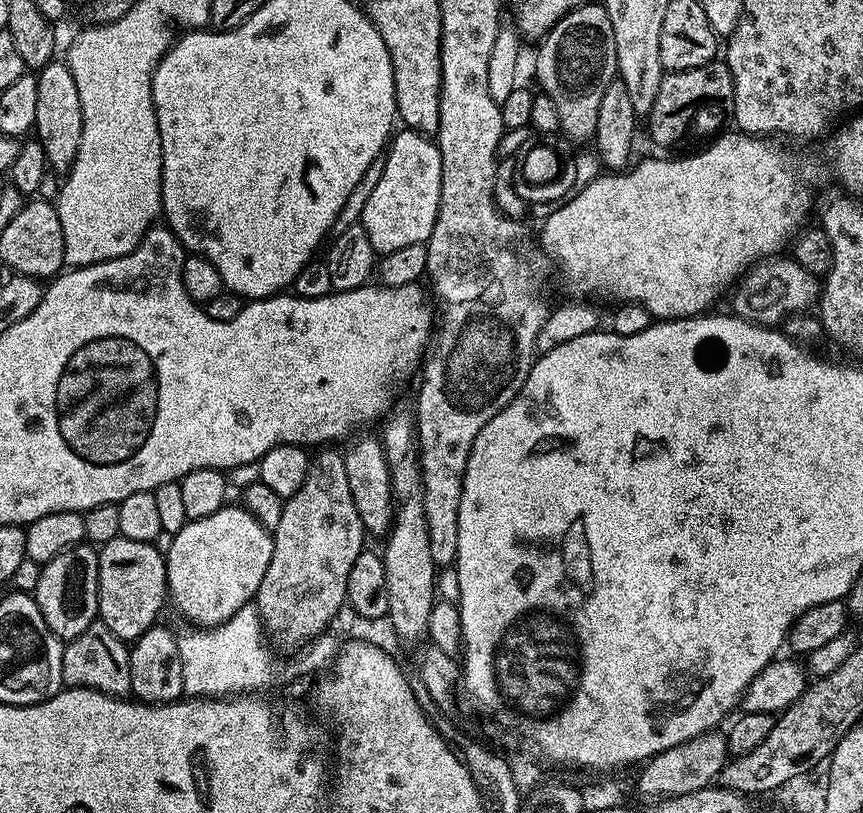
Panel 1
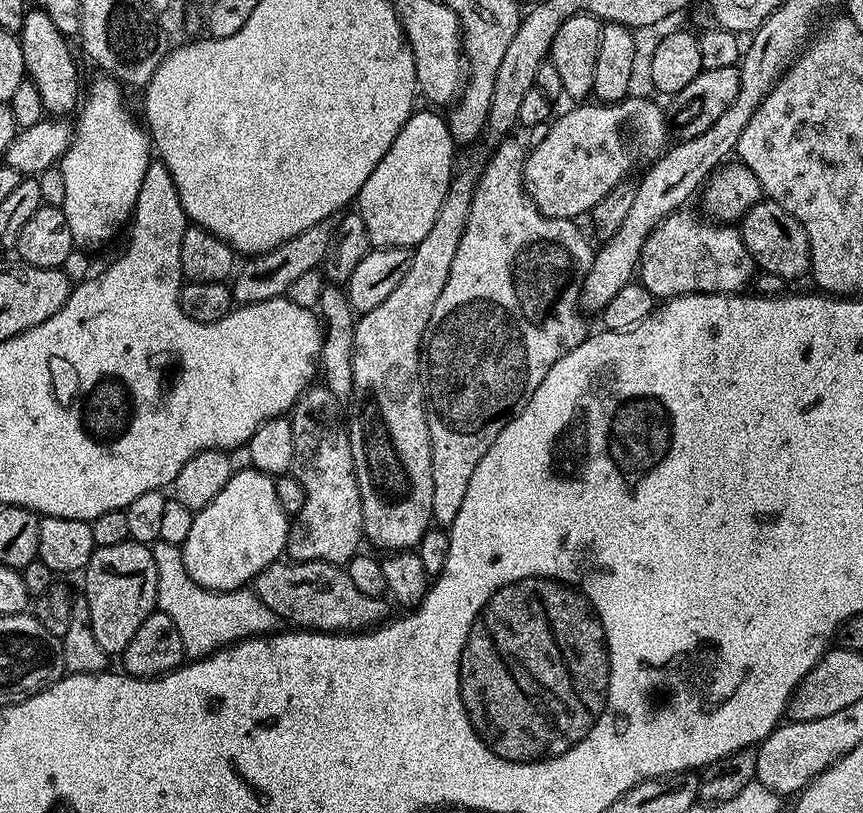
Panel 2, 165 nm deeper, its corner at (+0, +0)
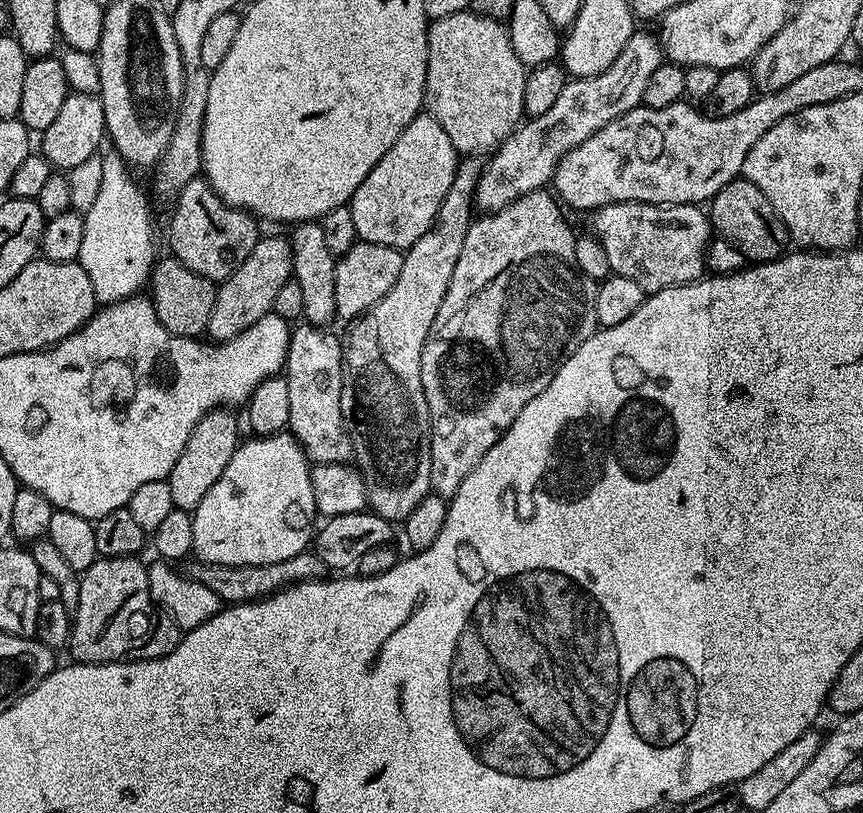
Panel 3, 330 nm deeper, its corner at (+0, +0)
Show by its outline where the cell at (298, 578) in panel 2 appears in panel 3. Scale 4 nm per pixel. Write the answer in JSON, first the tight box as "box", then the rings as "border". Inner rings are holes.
{"box":[186,550,325,605],"border":[[[305,550],[294,554],[294,558],[286,558],[282,562],[270,562],[258,566],[222,566],[221,564],[205,564],[195,562],[186,568],[186,575],[194,582],[202,582],[209,590],[214,590],[218,598],[225,605],[249,604],[255,600],[265,600],[273,596],[281,588],[289,584],[300,584],[304,580],[319,577],[325,571],[322,558],[318,558],[315,551]]]}

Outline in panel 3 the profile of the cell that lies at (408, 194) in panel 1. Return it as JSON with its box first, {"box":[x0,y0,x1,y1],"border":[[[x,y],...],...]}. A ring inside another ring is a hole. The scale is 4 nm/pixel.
{"box":[350,116,458,250],"border":[[[415,116],[352,196],[350,207],[357,237],[365,244],[401,250],[414,246],[430,230],[438,206],[442,206],[442,198],[446,198],[446,190],[454,182],[457,163],[458,153],[446,130],[438,126],[433,116]]]}

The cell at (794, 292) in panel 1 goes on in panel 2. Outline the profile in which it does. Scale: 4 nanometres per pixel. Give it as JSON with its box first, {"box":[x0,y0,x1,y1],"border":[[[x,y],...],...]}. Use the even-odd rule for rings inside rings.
{"box":[638,210,754,298],"border":[[[688,210],[672,212],[657,228],[646,238],[640,255],[640,267],[638,269],[639,283],[650,290],[650,294],[657,298],[671,298],[673,296],[693,296],[699,292],[706,294],[718,294],[727,292],[729,294],[740,294],[753,283],[754,265],[750,250],[740,237],[739,227],[728,222],[713,222],[711,219],[699,220],[691,216]]]}

